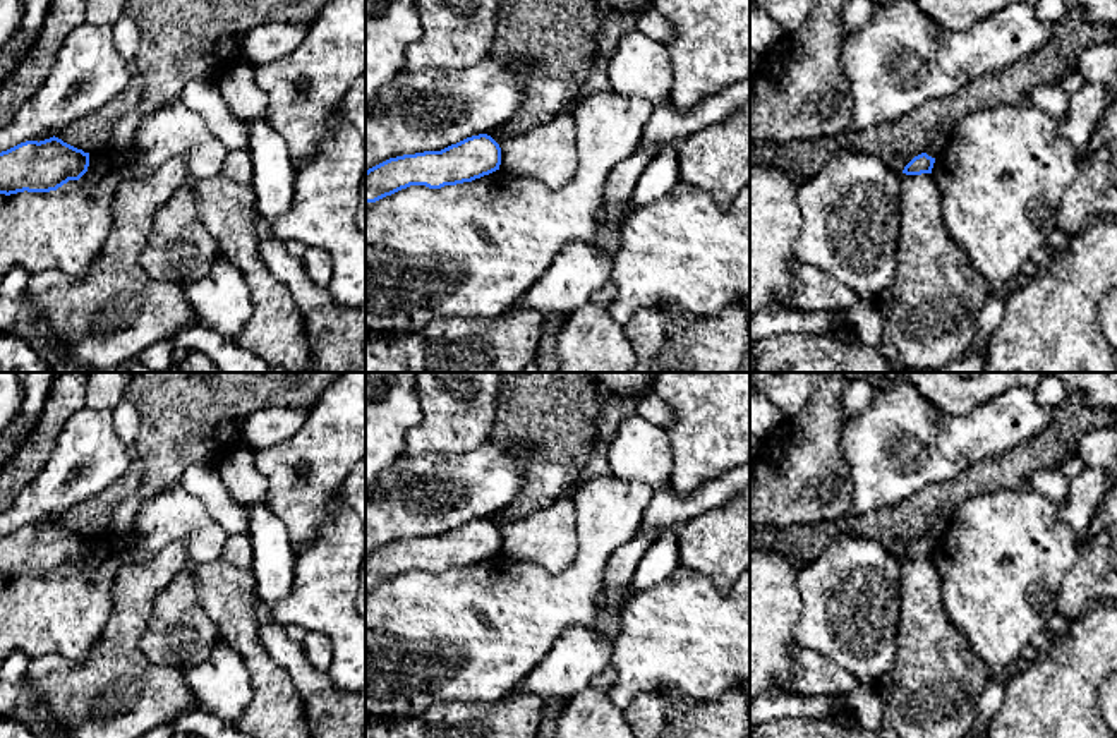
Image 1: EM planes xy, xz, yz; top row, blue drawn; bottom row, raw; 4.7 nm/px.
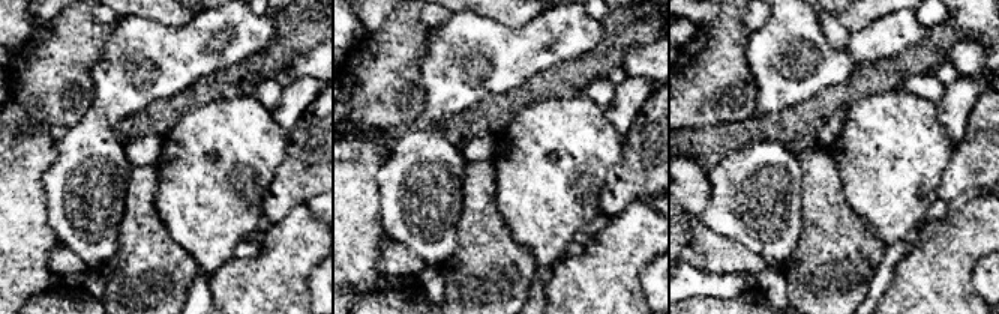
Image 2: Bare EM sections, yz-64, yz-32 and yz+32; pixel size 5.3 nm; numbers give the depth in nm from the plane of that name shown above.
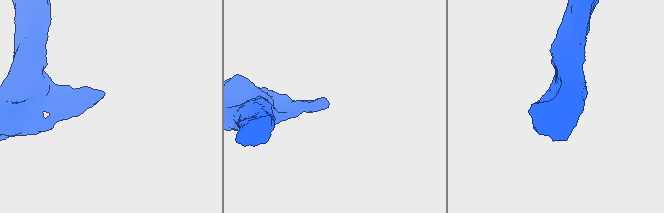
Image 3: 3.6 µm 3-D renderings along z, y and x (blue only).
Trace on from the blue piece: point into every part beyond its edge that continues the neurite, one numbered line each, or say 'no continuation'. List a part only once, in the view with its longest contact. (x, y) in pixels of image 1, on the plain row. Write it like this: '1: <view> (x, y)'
no continuation

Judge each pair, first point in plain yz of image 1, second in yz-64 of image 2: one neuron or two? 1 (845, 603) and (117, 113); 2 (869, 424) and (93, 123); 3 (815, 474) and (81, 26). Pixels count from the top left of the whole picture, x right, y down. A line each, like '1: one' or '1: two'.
1: one
2: one
3: one

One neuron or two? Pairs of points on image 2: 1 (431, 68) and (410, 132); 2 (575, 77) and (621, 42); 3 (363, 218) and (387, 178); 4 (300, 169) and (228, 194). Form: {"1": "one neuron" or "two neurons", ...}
{"1": "one neuron", "2": "one neuron", "3": "two neurons", "4": "two neurons"}

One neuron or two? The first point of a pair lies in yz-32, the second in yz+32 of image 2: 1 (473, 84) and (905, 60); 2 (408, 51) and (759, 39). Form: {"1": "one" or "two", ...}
{"1": "two", "2": "two"}

